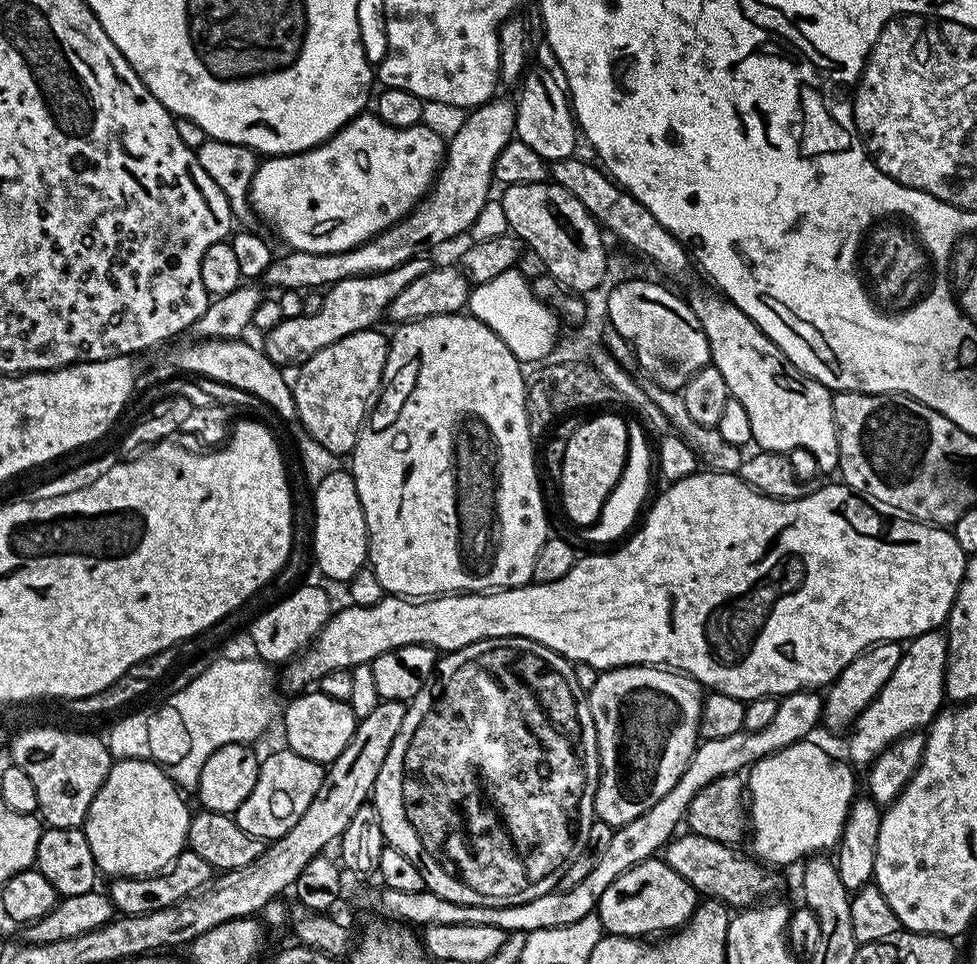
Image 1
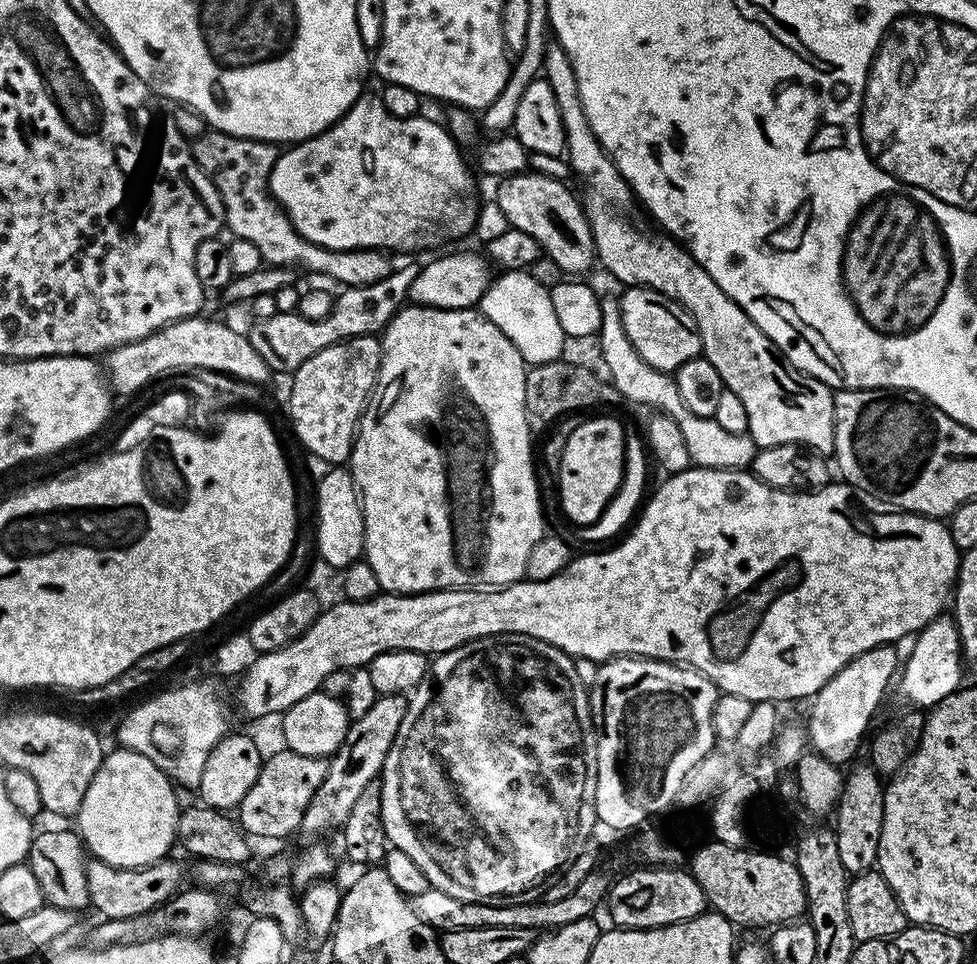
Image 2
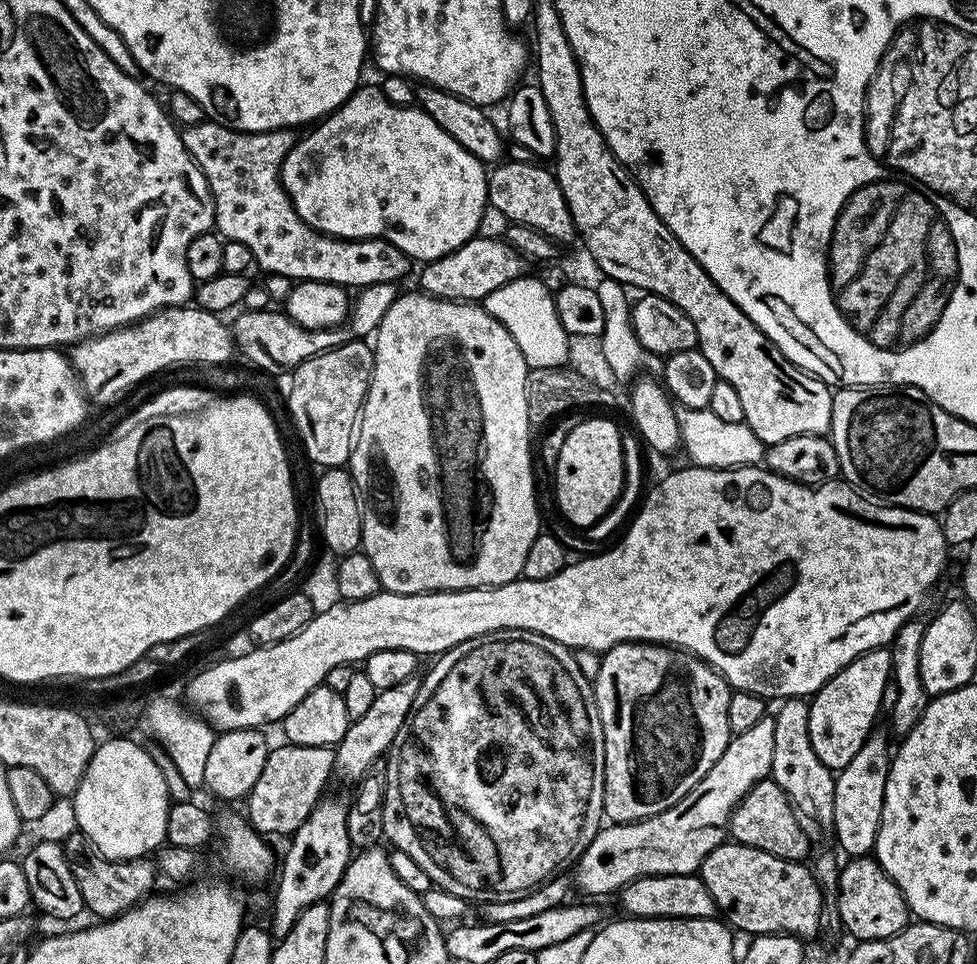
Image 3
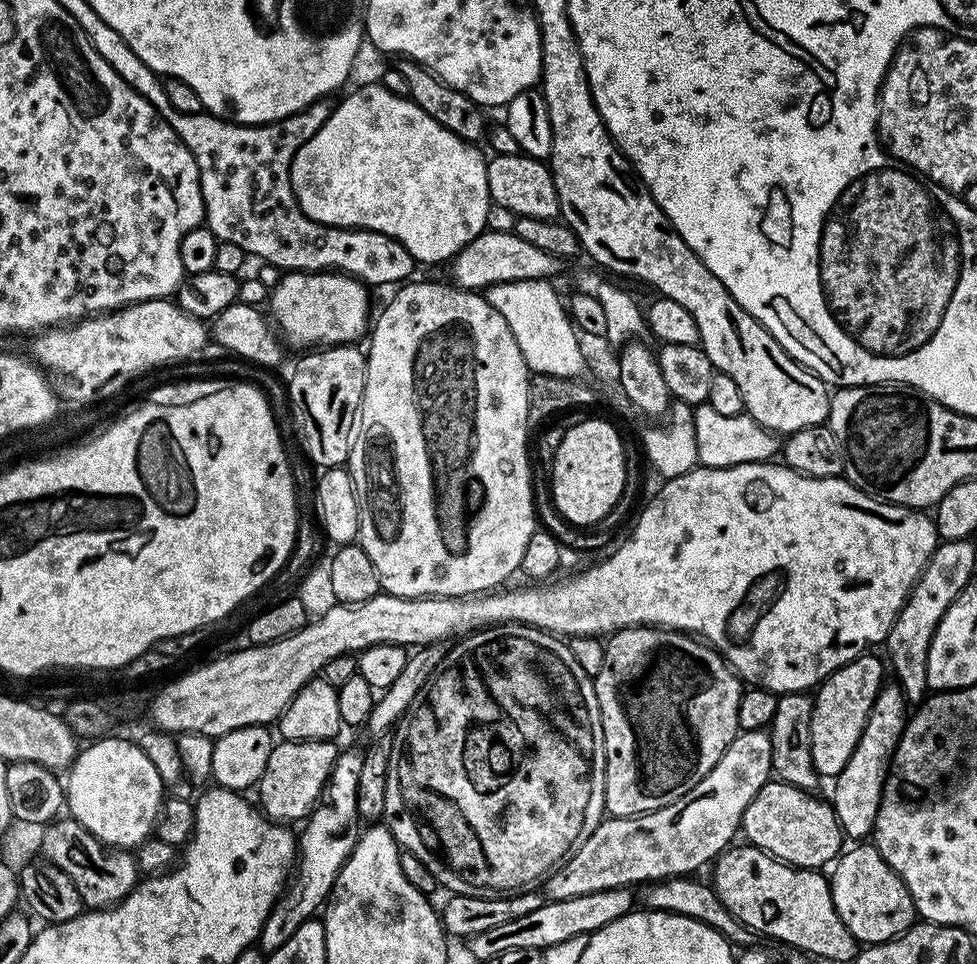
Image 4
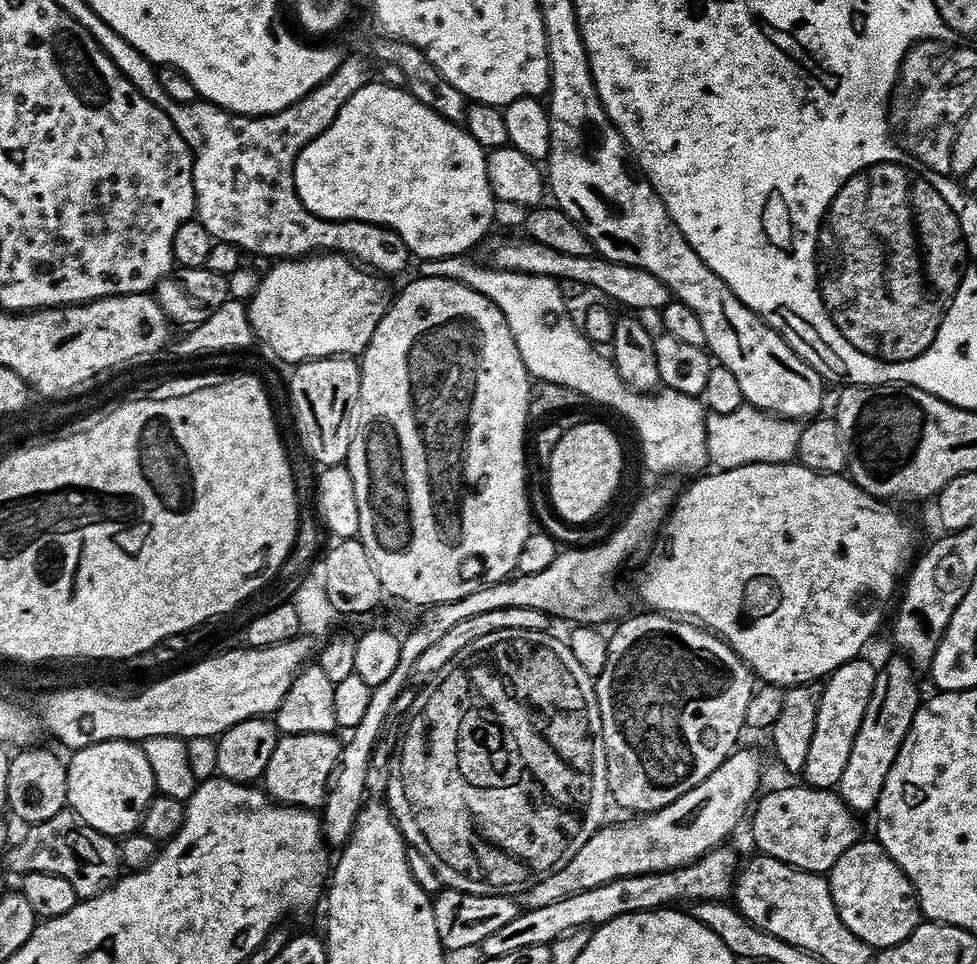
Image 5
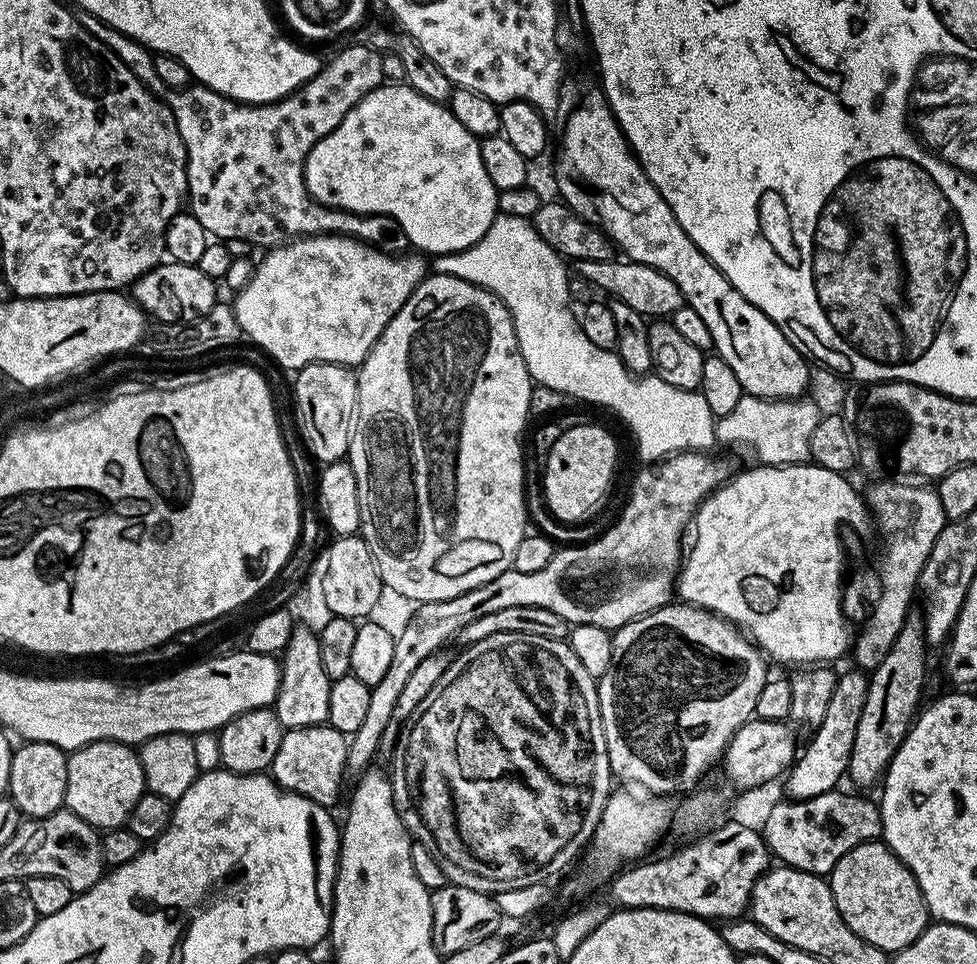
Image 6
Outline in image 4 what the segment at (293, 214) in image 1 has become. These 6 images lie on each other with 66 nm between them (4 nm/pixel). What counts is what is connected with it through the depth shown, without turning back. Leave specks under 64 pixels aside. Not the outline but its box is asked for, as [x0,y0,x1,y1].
[290,82,490,265]

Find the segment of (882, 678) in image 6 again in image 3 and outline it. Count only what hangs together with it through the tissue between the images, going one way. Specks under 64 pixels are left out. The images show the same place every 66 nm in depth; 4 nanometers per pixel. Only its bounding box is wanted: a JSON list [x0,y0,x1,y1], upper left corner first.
[830,730,890,858]

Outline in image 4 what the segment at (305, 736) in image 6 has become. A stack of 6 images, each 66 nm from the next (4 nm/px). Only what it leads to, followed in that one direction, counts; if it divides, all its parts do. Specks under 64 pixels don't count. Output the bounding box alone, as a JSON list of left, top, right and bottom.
[258,740,338,822]

